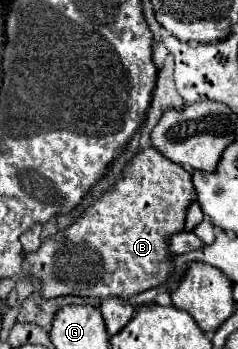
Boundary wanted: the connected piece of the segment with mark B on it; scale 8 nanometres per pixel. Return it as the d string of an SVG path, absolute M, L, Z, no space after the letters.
M146 148L144 152L136 154L132 164L124 172L124 178L116 182L112 192L96 200L72 226L68 226L62 232L56 232L46 242L42 242L38 252L24 256L32 264L30 276L42 280L42 296L54 298L74 294L98 298L128 298L132 294L164 284L172 272L166 240L170 234L182 230L186 208L194 200L192 192L192 176L190 172L182 170L180 164L172 164L168 158L156 152L156 148Z

